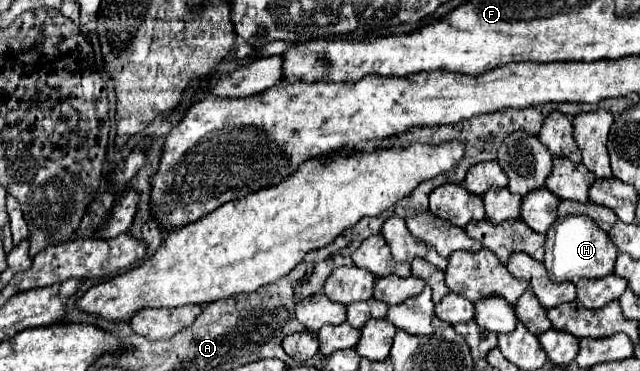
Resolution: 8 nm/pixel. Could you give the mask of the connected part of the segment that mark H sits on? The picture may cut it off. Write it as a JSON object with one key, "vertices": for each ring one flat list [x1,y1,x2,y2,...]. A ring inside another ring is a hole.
{"vertices":[[567,215,553,223,545,233,545,269,551,281,571,281,577,283,579,279,599,279,613,273,617,247,611,243,609,235,601,231,591,219,583,219,583,215]]}

